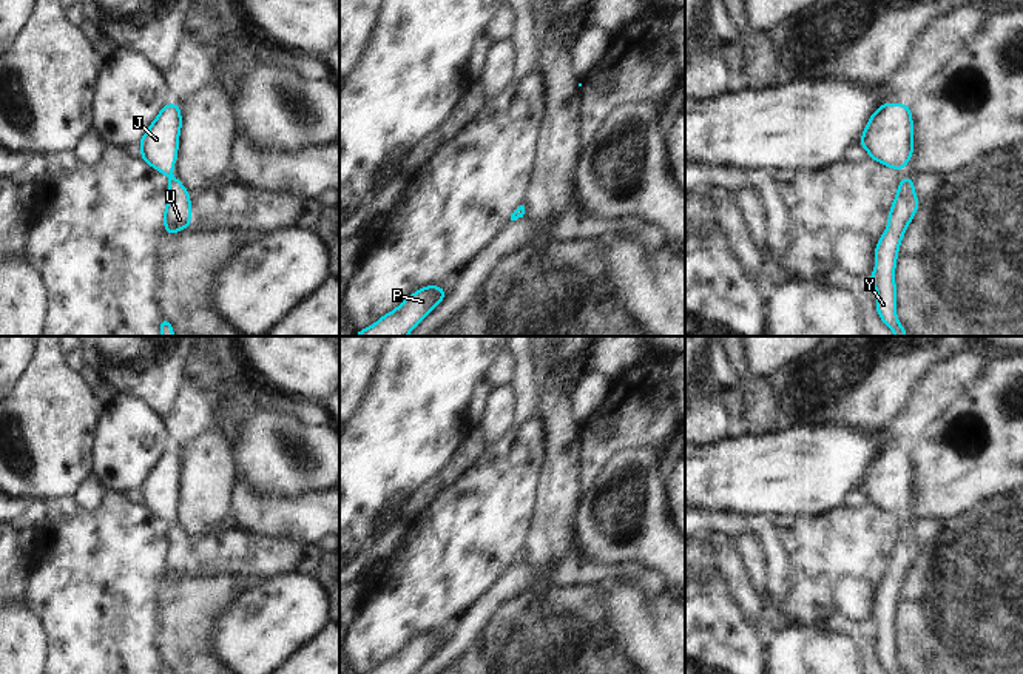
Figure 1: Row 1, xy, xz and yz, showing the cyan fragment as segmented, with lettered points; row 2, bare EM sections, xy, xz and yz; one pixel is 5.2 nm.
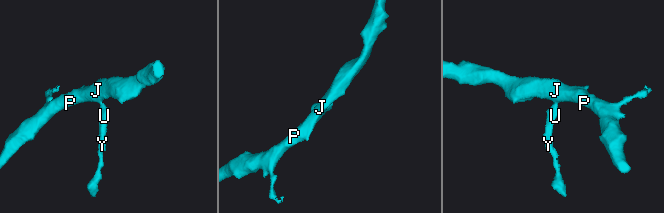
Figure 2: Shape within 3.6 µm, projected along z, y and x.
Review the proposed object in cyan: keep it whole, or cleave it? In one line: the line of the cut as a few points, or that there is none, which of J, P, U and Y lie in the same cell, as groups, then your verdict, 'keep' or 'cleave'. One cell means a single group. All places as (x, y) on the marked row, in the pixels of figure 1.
cut none; groups J P U Y; keep

